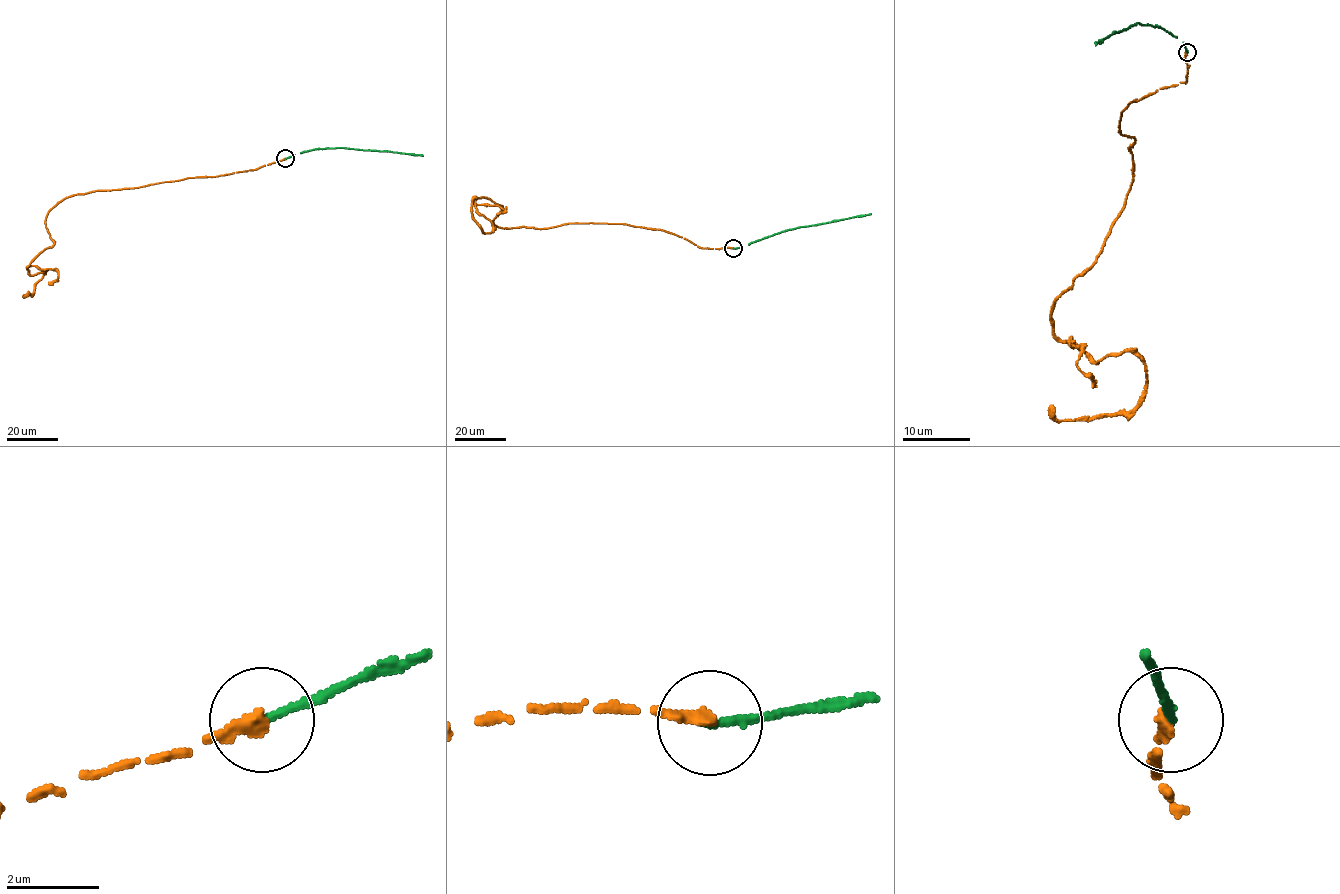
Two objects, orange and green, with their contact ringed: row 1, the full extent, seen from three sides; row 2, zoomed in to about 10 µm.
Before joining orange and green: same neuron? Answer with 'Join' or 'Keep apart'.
Keep apart

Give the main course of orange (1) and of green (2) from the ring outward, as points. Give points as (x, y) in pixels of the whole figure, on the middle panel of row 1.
1: (733, 248), (626, 224), (498, 227), (502, 206), (481, 197), (476, 211), (493, 228), (484, 233), (476, 197)
2: (733, 248), (788, 230), (871, 214)

